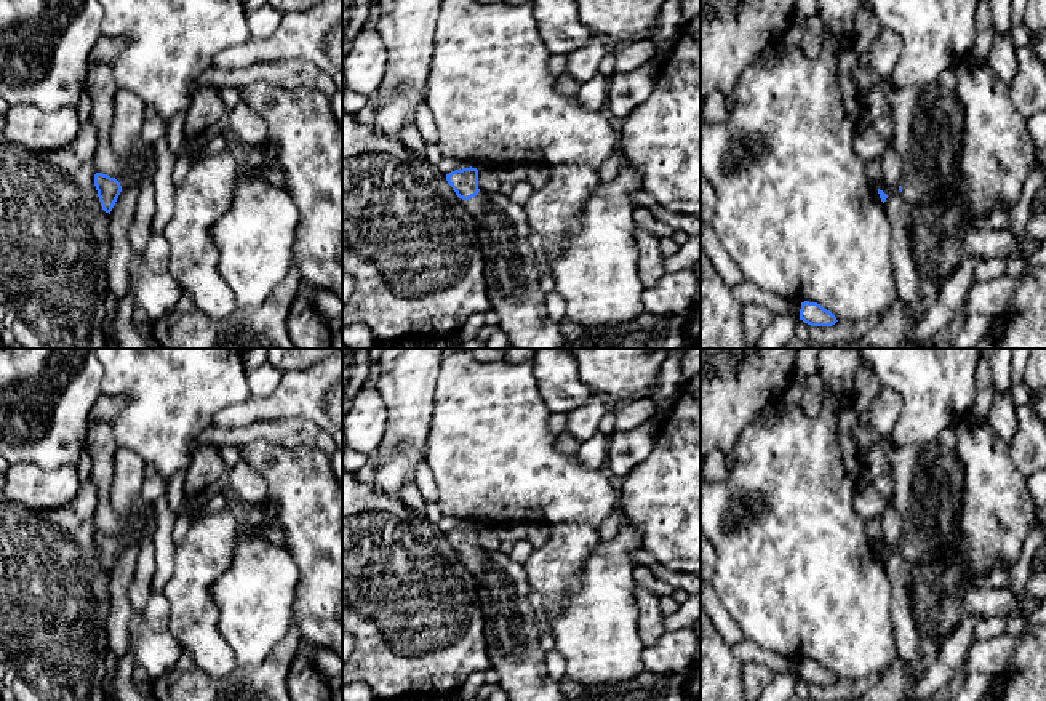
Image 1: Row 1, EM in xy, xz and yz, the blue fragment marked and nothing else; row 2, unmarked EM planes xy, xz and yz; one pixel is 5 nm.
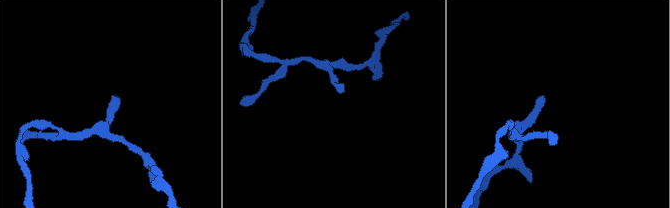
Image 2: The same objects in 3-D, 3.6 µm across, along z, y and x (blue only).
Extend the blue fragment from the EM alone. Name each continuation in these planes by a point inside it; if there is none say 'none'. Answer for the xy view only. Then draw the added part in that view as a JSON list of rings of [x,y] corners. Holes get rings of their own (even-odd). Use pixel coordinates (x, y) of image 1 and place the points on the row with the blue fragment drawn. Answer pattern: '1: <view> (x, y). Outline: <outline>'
1: xy (128, 109). Outline: [[[118,88],[114,99],[114,122],[110,130],[112,150],[120,157],[125,171],[115,178],[122,192],[138,184],[141,187],[147,174],[150,144],[141,139],[146,102],[126,88]],[[120,192],[120,194],[122,194]]]

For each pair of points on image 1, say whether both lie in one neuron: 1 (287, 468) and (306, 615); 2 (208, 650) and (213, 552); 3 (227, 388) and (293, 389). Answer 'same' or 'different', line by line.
1: same
2: same
3: different

